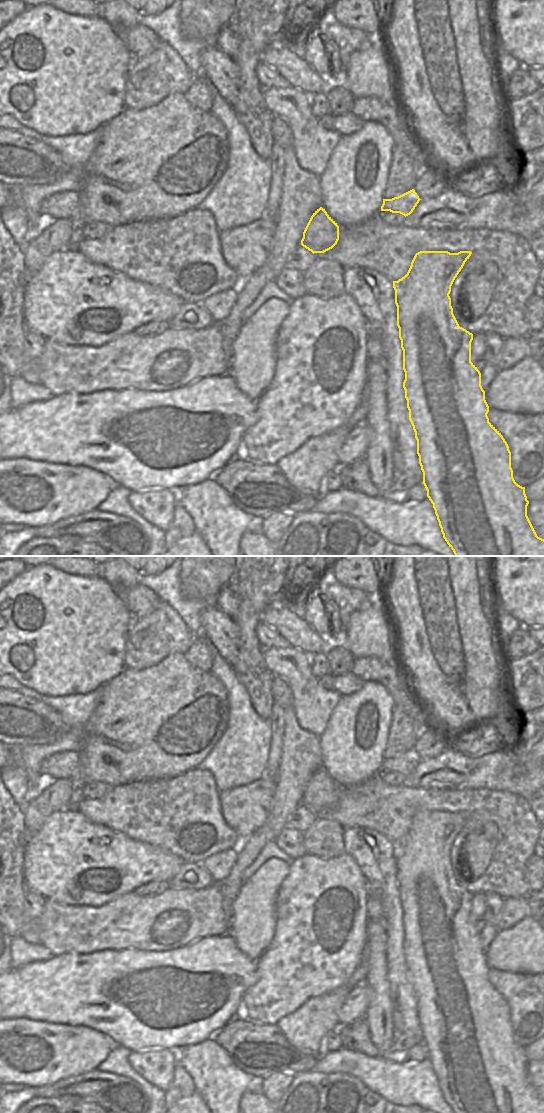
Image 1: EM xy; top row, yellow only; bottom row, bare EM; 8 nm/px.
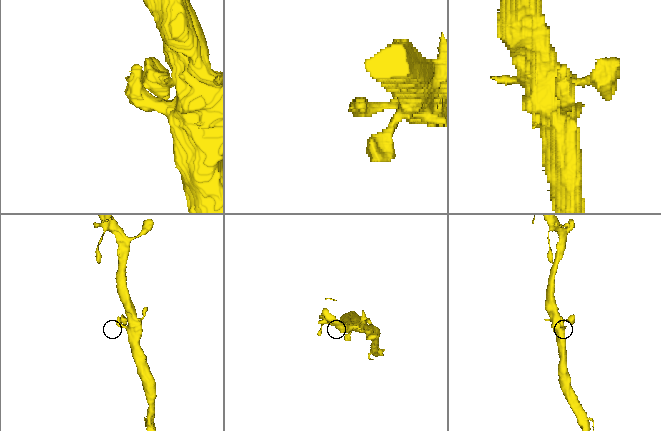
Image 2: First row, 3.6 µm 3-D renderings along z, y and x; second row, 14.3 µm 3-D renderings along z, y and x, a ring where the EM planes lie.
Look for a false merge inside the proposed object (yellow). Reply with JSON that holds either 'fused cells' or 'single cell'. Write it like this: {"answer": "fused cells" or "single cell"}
{"answer": "single cell"}

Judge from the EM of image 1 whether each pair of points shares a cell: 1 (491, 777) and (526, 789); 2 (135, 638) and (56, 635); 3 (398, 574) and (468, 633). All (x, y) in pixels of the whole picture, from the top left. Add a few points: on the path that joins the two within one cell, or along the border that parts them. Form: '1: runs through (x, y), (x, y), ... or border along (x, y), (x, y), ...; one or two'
1: runs through (500, 777), (509, 777), (517, 780); one
2: border along (133, 617), (127, 632), (124, 661); two
3: runs through (424, 622), (446, 684), (465, 698), (468, 681); one

